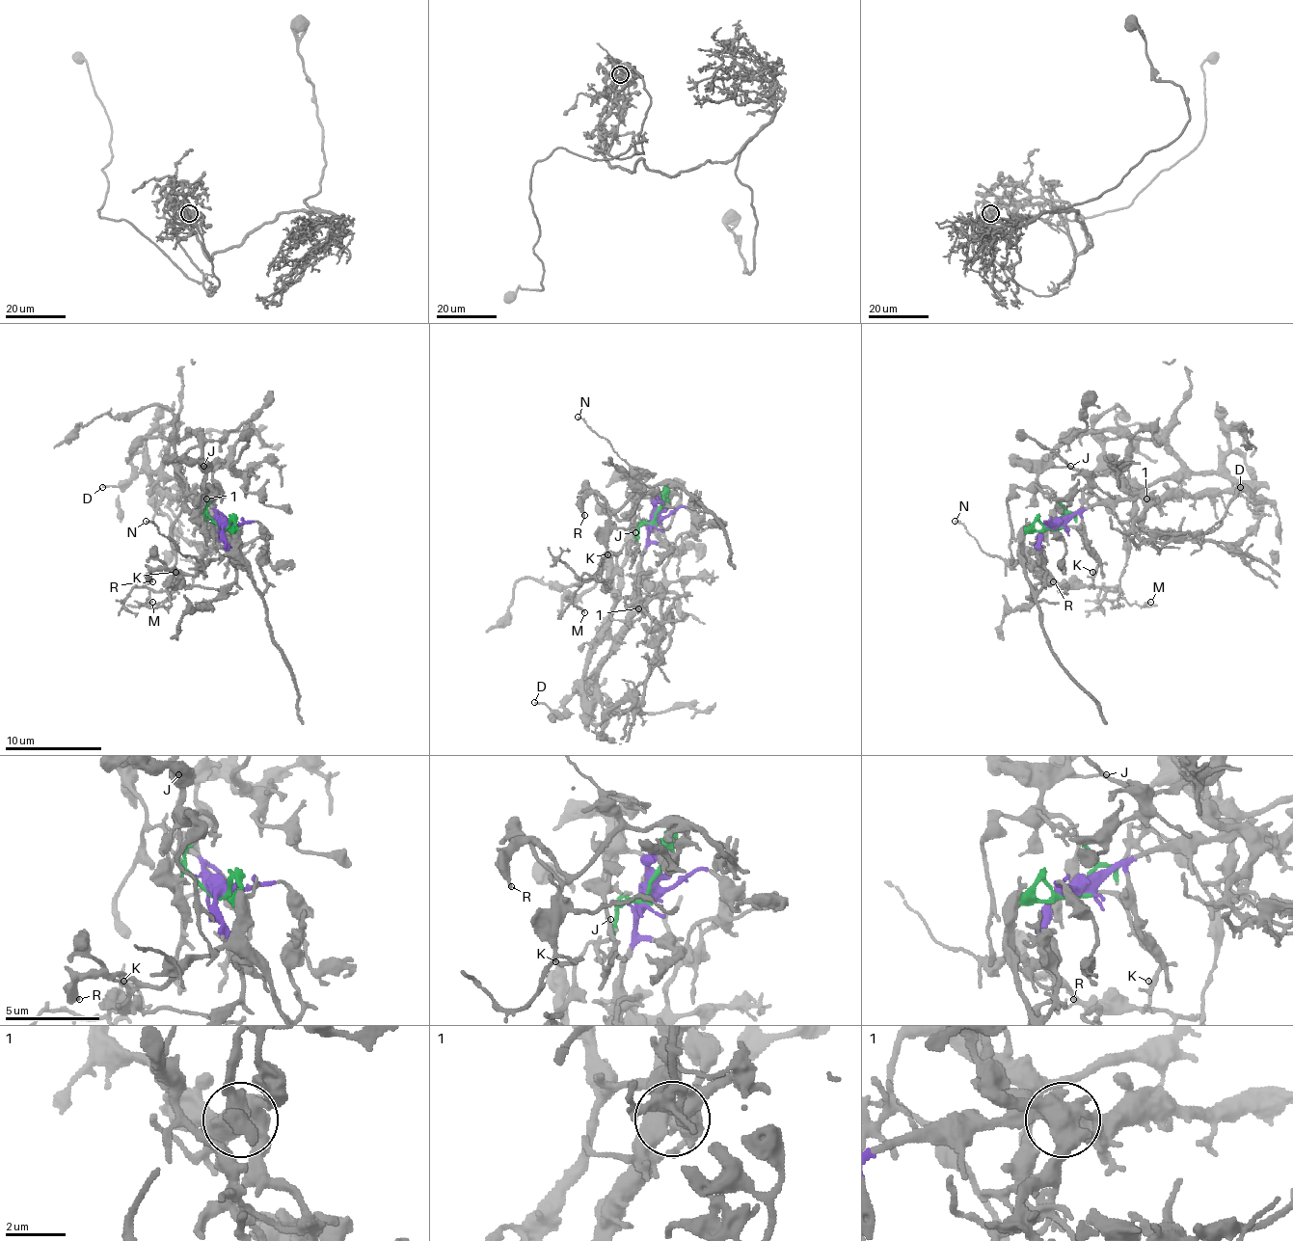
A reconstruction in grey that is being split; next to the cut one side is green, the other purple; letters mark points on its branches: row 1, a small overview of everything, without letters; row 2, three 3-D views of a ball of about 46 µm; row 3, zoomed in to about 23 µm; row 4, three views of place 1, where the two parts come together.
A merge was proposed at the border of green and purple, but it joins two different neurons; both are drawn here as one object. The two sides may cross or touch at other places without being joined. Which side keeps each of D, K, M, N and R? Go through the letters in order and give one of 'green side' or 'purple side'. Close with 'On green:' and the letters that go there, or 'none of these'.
D: purple side
K: green side
M: green side
N: green side
R: green side
On green: K, M, N, R

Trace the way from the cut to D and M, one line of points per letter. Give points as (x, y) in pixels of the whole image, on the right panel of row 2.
D: (1057, 525), (1066, 525), (1092, 505), (1233, 494), (1238, 484), (1224, 459), (1233, 452), (1251, 476), (1241, 486)
M: (1057, 527), (1022, 539), (1022, 561), (1037, 574), (1117, 590), (1129, 603), (1151, 603)

